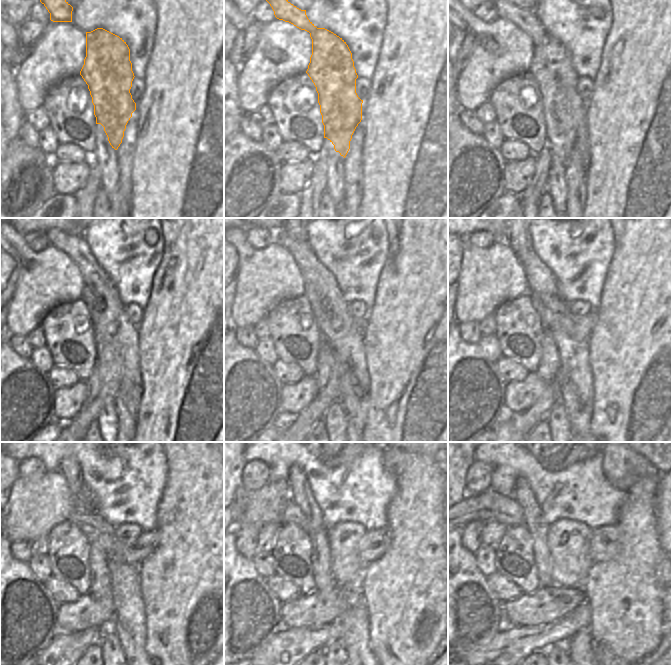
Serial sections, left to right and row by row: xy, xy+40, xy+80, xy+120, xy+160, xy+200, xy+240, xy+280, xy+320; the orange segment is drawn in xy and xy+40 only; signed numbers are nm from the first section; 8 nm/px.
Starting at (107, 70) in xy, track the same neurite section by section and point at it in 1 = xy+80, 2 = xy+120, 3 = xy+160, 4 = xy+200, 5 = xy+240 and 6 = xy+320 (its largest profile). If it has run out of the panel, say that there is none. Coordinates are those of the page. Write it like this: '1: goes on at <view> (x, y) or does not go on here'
1: goes on at xy+80 (551, 67)
2: goes on at xy+120 (117, 354)
3: goes on at xy+160 (338, 328)
4: goes on at xy+200 (575, 384)
5: goes on at xy+240 (129, 622)
6: goes on at xy+320 (580, 645)

